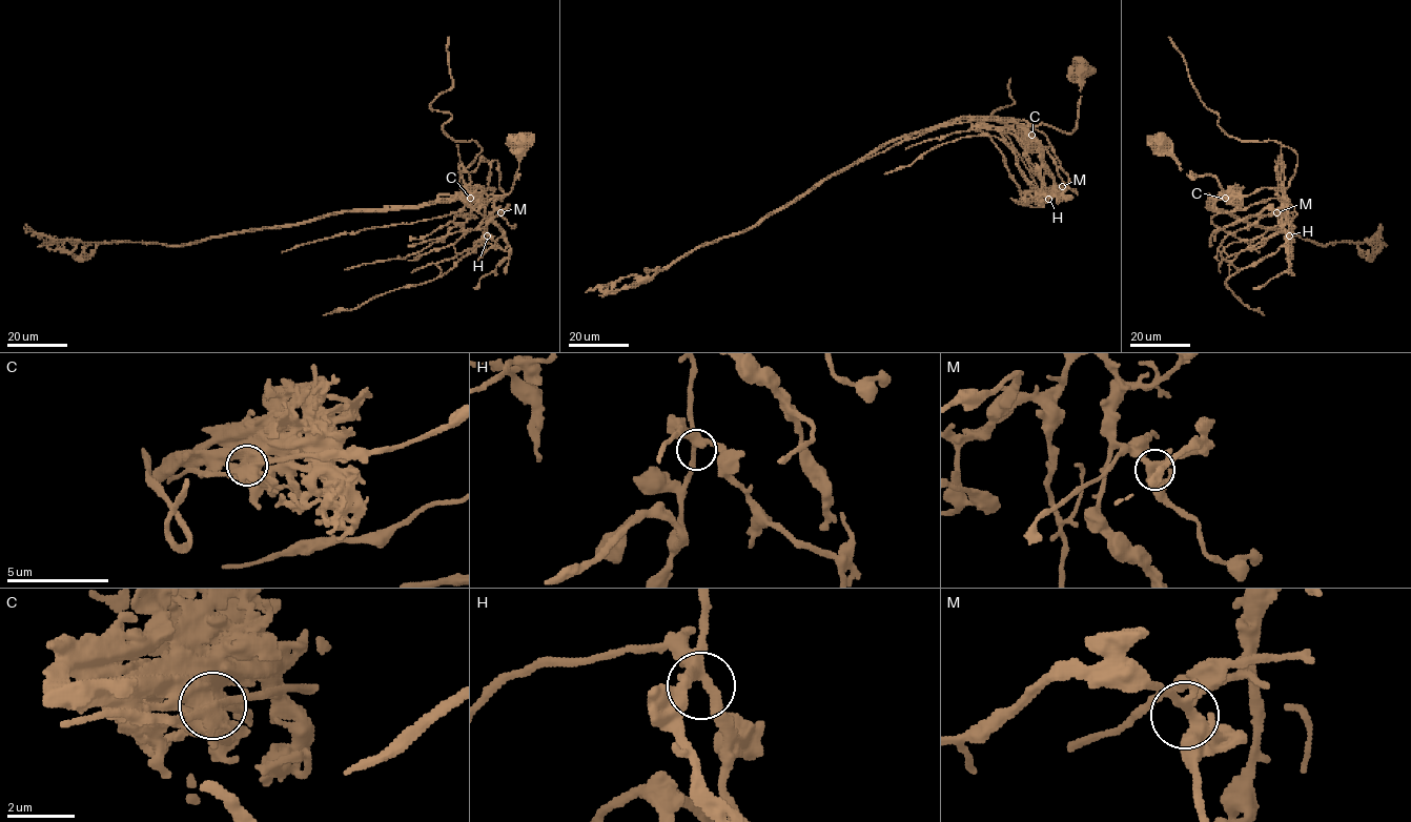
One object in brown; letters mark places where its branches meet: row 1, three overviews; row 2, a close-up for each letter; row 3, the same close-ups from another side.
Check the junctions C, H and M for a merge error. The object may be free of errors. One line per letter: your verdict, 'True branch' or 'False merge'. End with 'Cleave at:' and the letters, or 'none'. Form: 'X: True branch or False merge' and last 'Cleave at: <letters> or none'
C: False merge
H: True branch
M: True branch
Cleave at: C

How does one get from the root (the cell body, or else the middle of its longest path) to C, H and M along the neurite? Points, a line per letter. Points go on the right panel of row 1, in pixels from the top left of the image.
C: (1161, 139), (1189, 177), (1211, 175), (1218, 180), (1224, 193), (1217, 199), (1215, 209), (1210, 198), (1225, 199)
H: (1161, 139), (1189, 177), (1211, 175), (1218, 180), (1224, 193), (1215, 209), (1210, 198), (1280, 189), (1289, 235)
M: (1161, 139), (1189, 177), (1218, 180), (1224, 193), (1215, 209), (1210, 198), (1270, 188), (1283, 194), (1276, 212)

